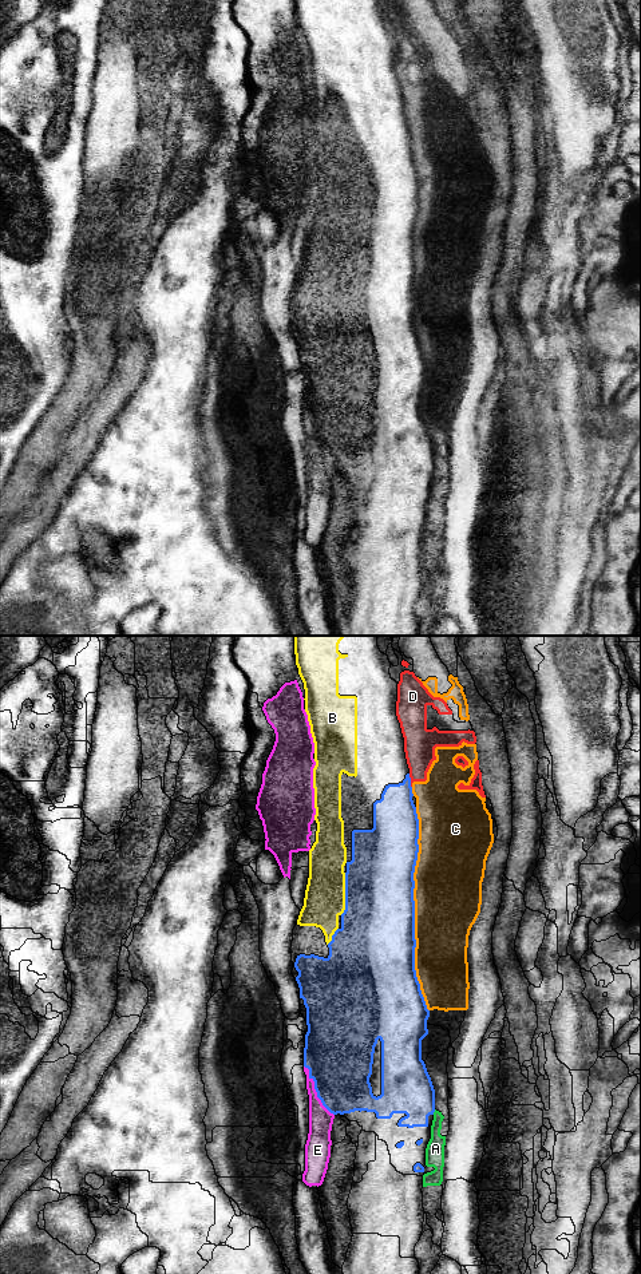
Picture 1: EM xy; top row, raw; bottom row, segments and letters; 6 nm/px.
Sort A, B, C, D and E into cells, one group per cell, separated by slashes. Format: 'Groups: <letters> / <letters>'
Groups: A C D / B / E

